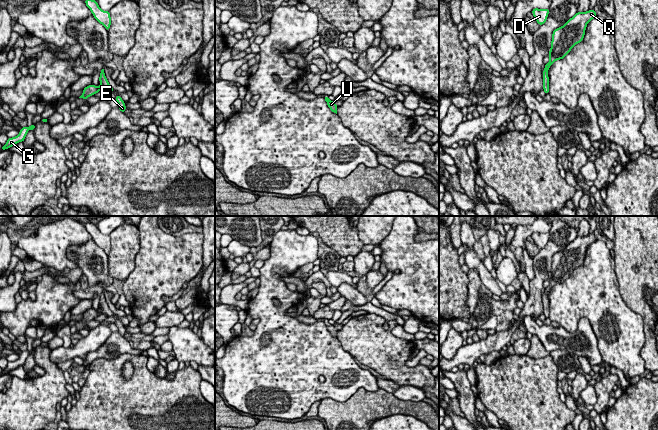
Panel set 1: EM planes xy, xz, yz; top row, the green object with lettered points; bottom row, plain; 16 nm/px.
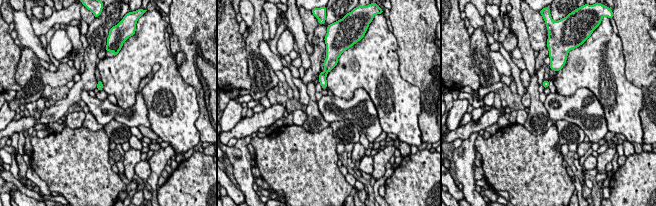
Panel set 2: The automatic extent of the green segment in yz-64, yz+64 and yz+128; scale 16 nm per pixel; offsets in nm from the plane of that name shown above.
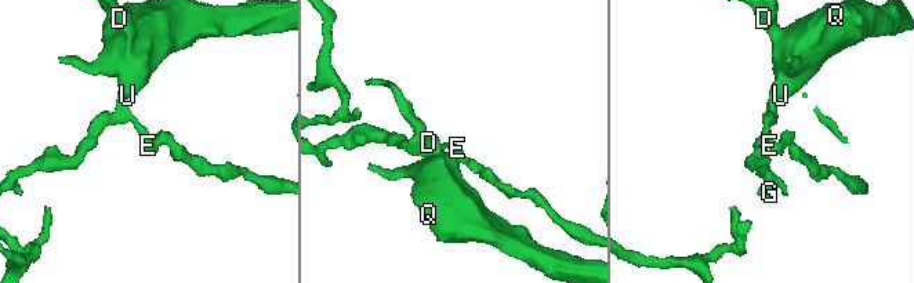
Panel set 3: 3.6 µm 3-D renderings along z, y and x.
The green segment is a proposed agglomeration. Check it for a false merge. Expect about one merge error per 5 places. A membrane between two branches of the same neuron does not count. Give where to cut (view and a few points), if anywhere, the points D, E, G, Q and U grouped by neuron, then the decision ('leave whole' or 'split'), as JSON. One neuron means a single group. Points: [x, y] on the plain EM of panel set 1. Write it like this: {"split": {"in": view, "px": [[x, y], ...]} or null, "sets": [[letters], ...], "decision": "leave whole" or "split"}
{"split": null, "sets": [["D", "E", "G", "Q", "U"]], "decision": "leave whole"}

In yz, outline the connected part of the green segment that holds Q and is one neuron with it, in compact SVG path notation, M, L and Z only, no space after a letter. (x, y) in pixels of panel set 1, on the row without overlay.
M594 233L587 236L577 236L563 250L555 253L552 257L551 272L549 274L549 286L543 294L543 314L549 317L548 294L556 285L563 283L571 273L582 266L587 248L597 240Z

